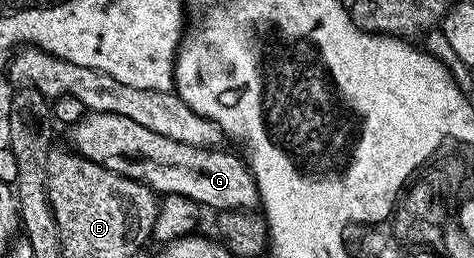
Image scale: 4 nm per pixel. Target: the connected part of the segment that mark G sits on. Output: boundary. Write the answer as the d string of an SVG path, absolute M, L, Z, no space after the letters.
M87 112L83 118L69 126L67 138L70 149L76 154L85 156L85 160L93 160L93 164L101 164L109 168L109 172L117 172L117 176L125 176L134 182L143 182L160 195L176 194L193 200L200 207L212 206L212 211L233 210L236 208L255 208L259 206L259 189L250 167L244 159L229 154L224 148L208 148L181 144L181 140L169 140L169 136L160 136L150 131L143 124L136 124L125 116L117 116L113 112Z

